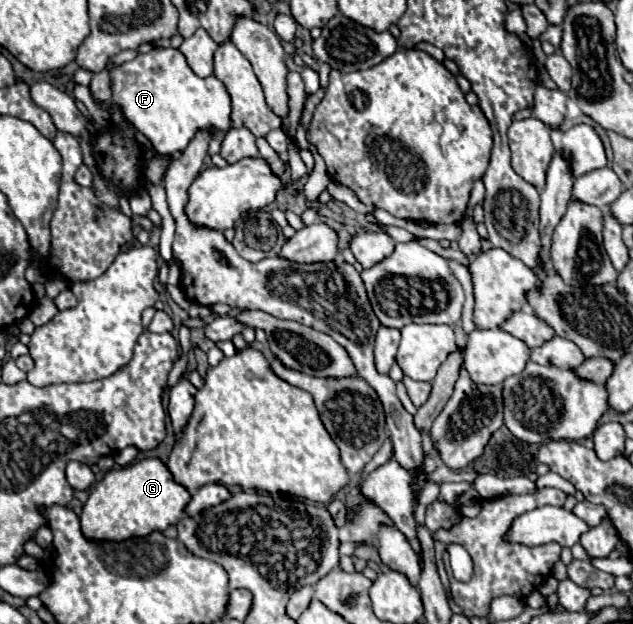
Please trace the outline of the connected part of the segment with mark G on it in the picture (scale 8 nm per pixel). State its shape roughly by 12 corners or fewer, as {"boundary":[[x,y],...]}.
{"boundary":[[158,458],[106,472],[80,514],[88,540],[178,522],[188,490]]}

